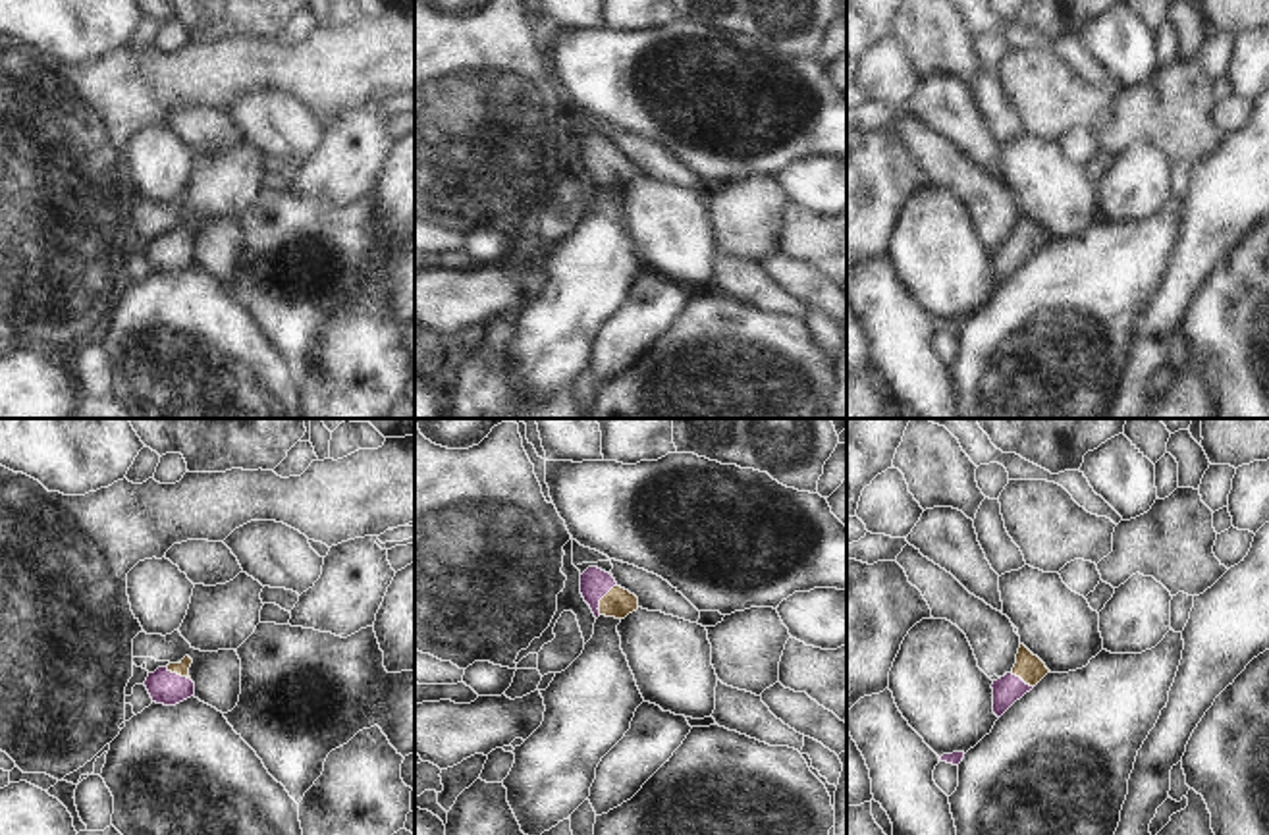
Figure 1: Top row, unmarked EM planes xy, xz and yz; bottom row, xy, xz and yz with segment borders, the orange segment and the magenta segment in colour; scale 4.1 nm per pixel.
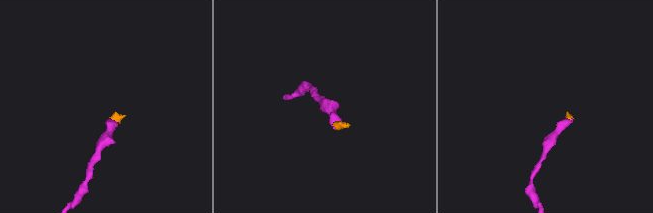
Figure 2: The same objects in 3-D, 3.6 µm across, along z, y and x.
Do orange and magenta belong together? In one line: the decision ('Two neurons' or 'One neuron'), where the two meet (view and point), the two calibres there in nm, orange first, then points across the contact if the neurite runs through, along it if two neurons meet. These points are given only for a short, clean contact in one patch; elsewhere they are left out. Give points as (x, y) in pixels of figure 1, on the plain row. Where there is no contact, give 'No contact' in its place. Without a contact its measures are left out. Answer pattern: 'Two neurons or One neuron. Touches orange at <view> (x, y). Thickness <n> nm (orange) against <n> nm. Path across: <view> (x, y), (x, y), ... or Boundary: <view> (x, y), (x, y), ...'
One neuron. Touches orange at xz (600, 168). Thickness 120 nm (orange) against 130 nm. Path across: xz (618, 170), (600, 168), (600, 159), (594, 151).

